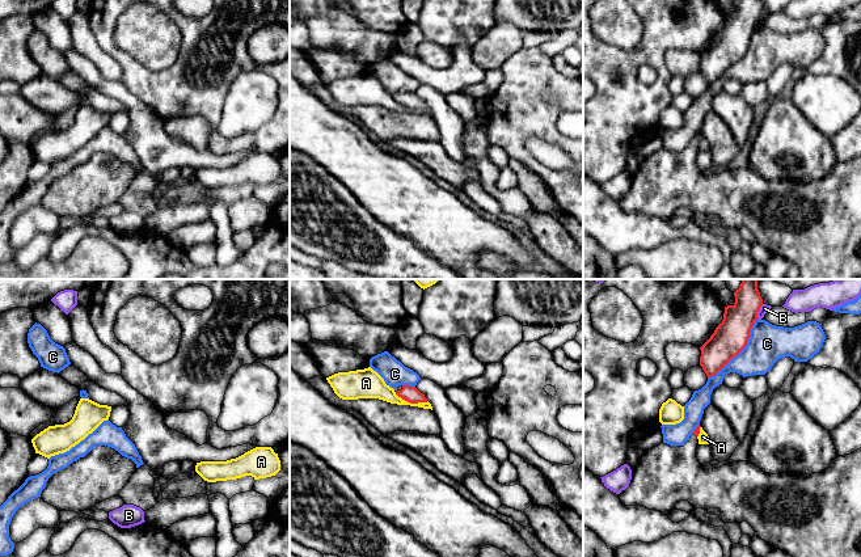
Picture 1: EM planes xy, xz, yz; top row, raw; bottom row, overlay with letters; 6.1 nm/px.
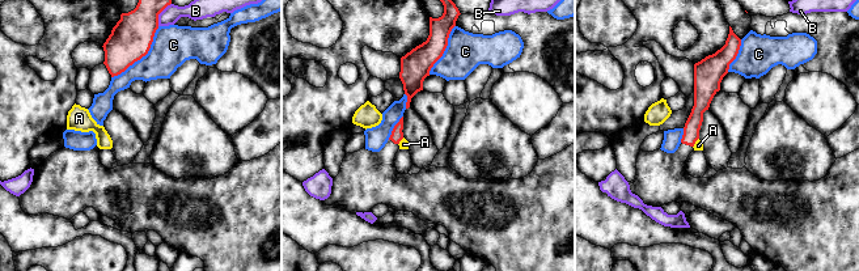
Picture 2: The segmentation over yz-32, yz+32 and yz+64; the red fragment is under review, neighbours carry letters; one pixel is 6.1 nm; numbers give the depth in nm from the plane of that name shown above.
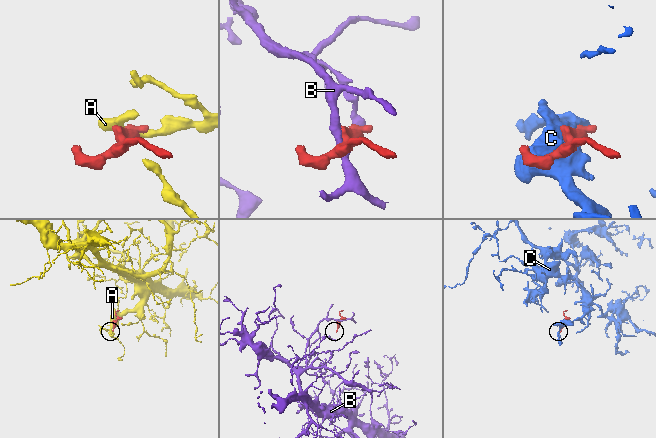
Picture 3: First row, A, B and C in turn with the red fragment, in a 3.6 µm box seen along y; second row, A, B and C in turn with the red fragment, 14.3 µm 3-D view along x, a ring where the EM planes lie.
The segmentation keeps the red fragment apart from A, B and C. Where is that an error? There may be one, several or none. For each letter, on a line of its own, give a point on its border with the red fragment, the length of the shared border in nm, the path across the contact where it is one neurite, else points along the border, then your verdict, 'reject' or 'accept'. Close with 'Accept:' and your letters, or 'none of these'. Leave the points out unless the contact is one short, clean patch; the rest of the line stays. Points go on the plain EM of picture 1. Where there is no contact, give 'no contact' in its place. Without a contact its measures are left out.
A: xz (412, 109) | 220 nm | along xz (395, 98), (410, 109), (427, 108) | reject
B: yz (758, 17) | 100 nm | reject
C: yz (739, 58) | 480 nm | reject
Accept: none of these

